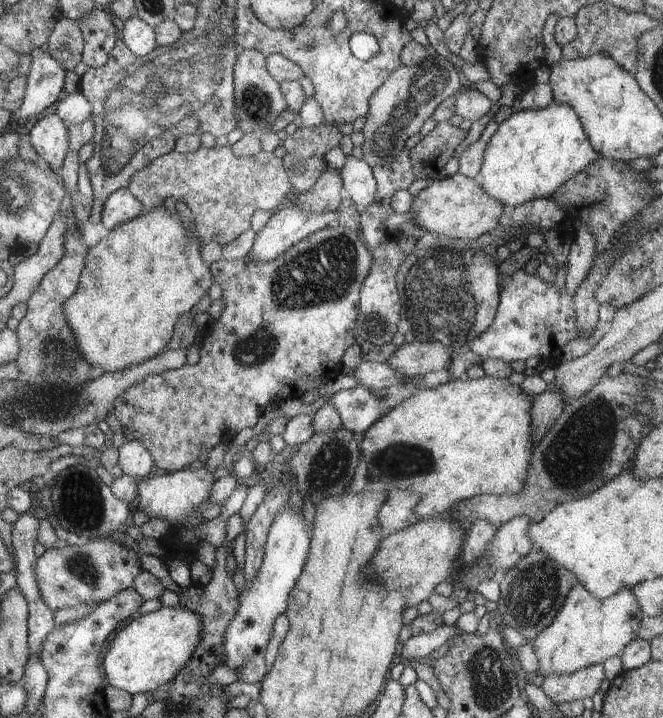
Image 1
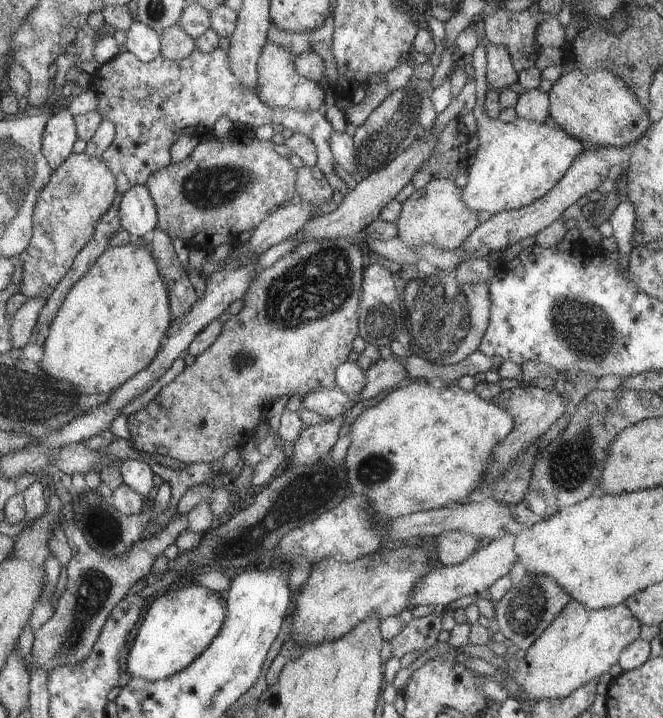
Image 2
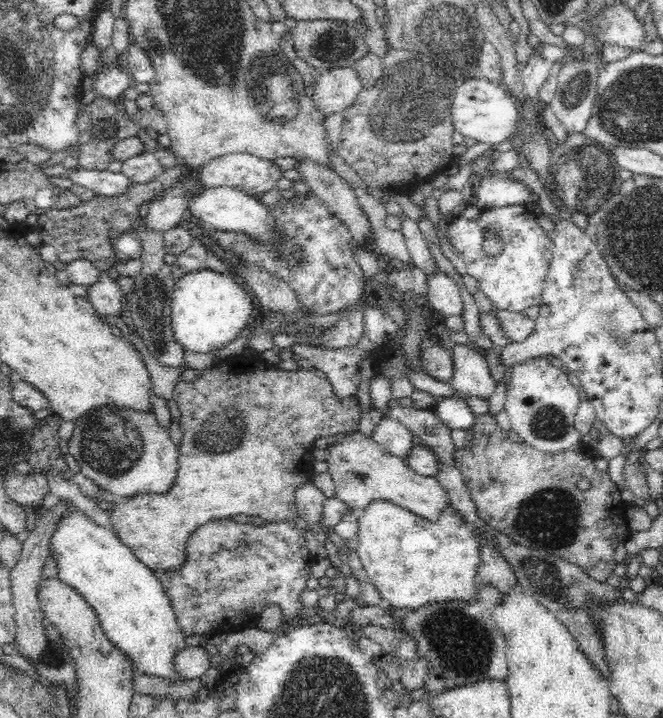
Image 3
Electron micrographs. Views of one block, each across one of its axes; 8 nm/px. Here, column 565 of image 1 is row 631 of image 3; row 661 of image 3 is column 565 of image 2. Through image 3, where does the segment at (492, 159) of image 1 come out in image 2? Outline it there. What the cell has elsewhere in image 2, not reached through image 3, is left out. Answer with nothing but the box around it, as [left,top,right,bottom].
[463,45,593,215]

